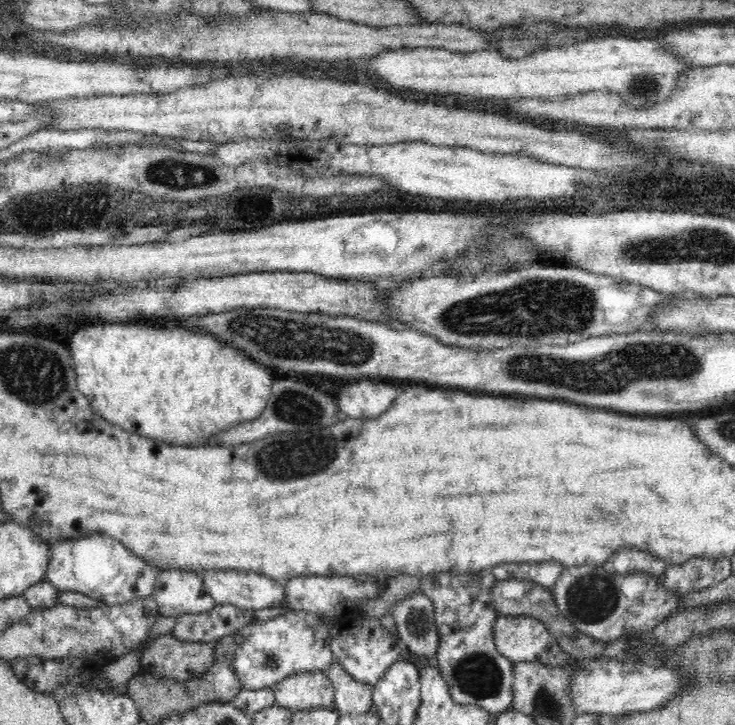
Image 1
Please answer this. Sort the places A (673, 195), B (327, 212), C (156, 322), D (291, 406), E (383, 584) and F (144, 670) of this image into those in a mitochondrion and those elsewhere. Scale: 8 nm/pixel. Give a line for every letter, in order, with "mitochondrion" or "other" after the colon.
A: other
B: other
C: other
D: mitochondrion
E: other
F: other

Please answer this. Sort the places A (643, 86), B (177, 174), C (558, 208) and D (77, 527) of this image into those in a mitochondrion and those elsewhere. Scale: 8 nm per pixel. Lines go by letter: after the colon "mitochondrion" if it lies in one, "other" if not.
A: mitochondrion
B: mitochondrion
C: other
D: other

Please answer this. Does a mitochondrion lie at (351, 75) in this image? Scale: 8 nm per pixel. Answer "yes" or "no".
no

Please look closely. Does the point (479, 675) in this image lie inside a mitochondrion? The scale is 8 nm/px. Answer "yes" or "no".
yes

